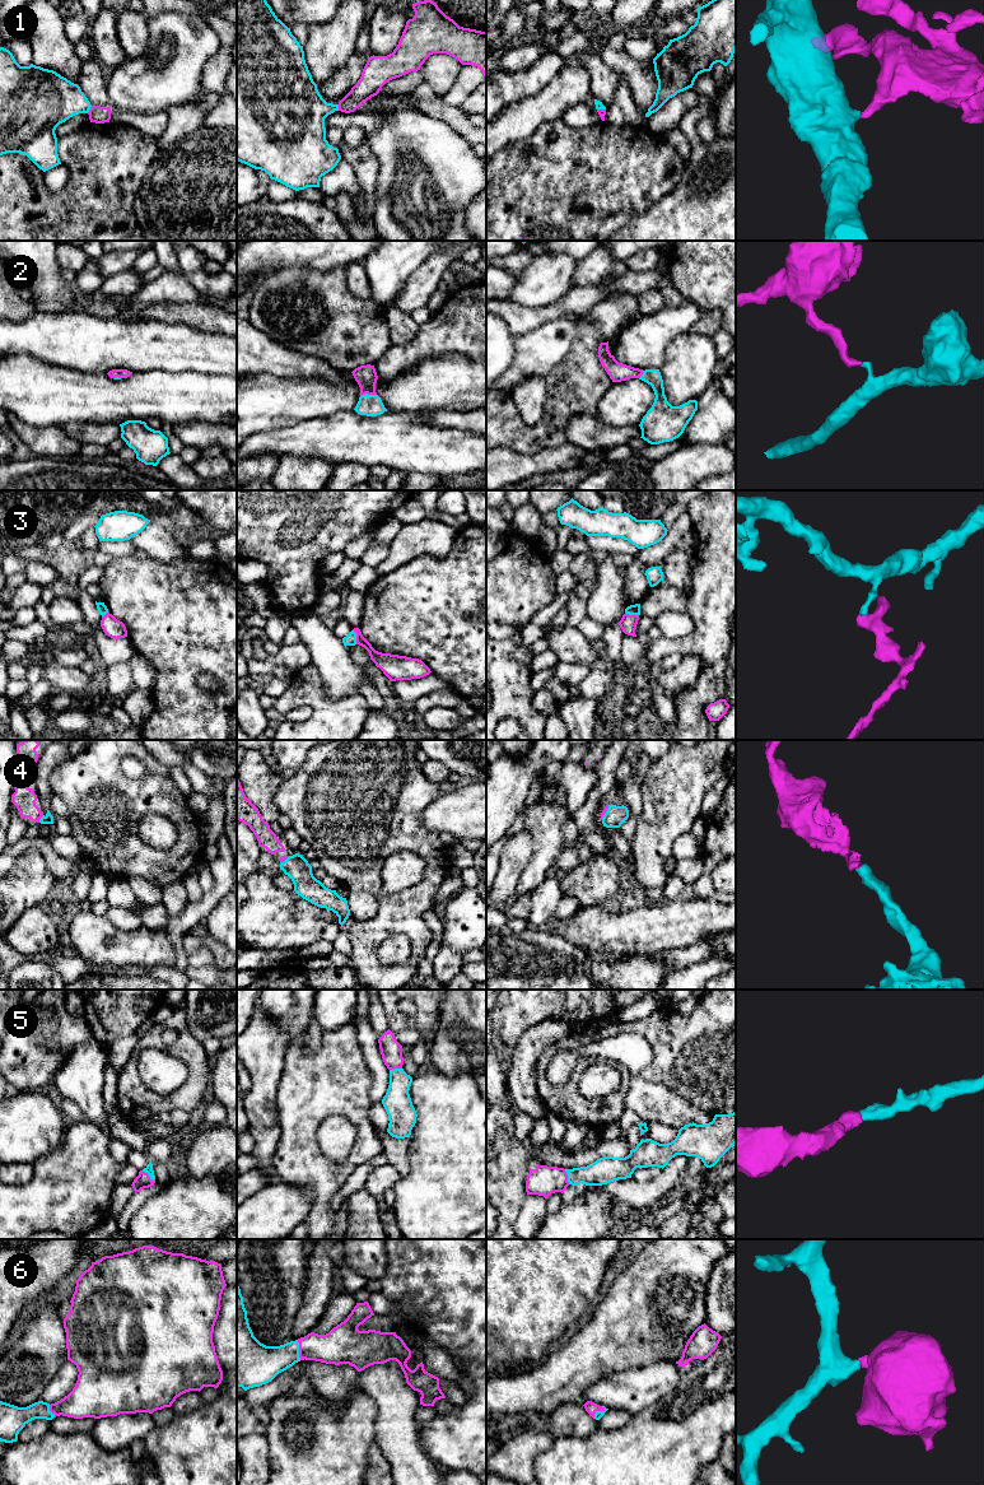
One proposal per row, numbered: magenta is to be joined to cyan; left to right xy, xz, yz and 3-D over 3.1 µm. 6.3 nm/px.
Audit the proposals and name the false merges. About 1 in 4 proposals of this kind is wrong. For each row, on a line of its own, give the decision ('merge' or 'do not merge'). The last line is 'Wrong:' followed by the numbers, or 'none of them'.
1: do not merge
2: merge
3: do not merge
4: merge
5: merge
6: merge
Wrong: 1, 3

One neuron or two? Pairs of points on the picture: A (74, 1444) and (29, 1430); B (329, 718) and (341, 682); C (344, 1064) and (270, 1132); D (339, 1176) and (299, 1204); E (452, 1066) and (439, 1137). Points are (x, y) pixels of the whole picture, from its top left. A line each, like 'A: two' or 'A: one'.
A: two
B: two
C: two
D: two
E: two

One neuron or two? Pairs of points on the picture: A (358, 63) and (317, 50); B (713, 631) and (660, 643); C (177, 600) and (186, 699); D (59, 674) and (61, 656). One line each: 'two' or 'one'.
A: two
B: one
C: one
D: two

